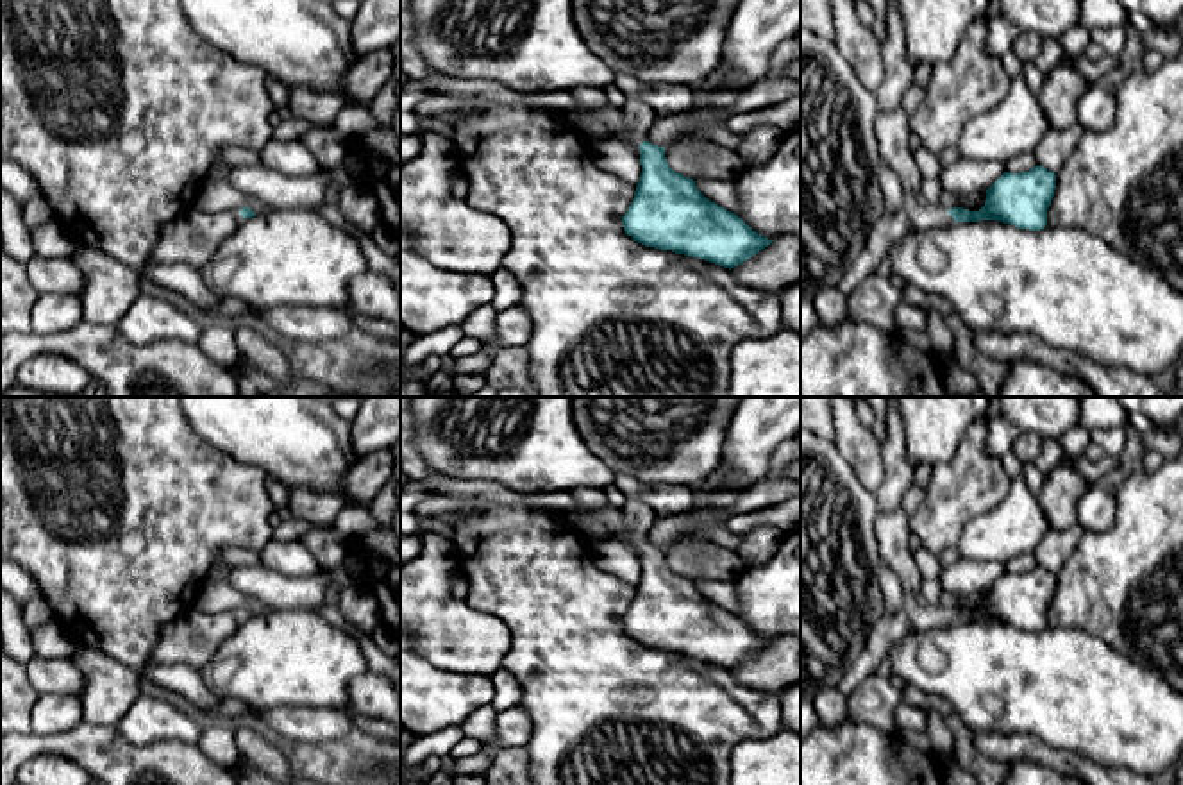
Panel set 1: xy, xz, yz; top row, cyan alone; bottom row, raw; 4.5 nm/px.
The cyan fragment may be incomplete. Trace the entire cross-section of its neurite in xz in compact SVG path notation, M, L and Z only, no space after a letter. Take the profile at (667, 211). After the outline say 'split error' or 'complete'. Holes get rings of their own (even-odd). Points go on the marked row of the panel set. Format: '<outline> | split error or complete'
M627 98L622 107L624 127L617 138L640 148L642 175L634 198L622 216L624 231L634 241L661 250L699 257L724 268L734 268L768 247L774 240L758 234L736 213L706 198L695 181L675 173L665 157L665 148L647 141L658 113L640 98Z | split error

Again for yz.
M904 107L877 109L874 127L881 161L894 168L901 179L902 209L910 231L926 234L952 222L979 220L997 220L1029 231L1040 231L1047 225L1047 209L1056 190L1054 172L1038 165L1029 172L1004 172L986 190L986 202L979 211L945 209L922 197L922 175L908 147L911 129Z | split error

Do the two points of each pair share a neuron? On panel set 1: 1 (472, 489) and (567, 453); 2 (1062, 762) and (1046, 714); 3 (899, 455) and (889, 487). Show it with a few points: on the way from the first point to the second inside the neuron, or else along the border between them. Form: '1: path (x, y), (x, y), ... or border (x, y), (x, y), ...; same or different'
1: border (449, 476), (486, 478), (519, 492), (531, 492); different
2: border (1019, 734), (1073, 750), (1098, 764); different
3: path (897, 462), (896, 480); same

